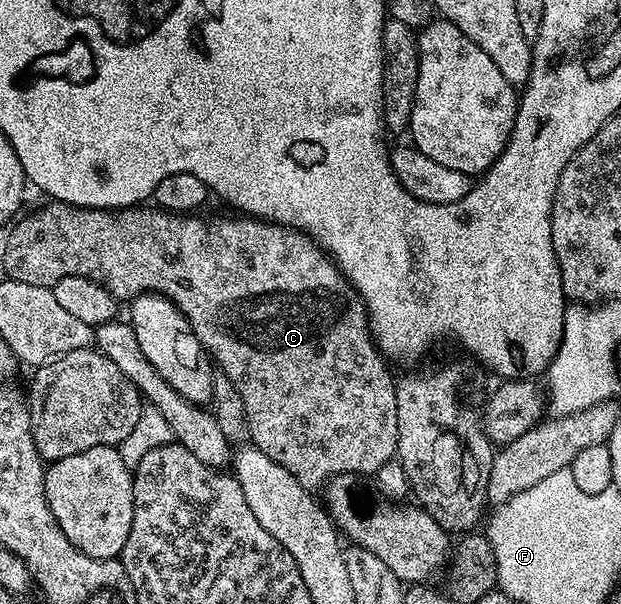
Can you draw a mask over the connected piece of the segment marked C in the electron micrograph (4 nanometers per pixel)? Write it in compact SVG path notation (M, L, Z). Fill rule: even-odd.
M170 211L158 212L158 225L164 225L164 233L168 231L168 227L172 227L170 231L174 235L170 235L170 239L176 239L170 241L168 249L172 257L168 263L164 263L164 275L158 279L158 283L154 283L153 291L149 287L136 287L136 291L132 291L132 300L140 295L161 295L181 311L192 326L192 332L208 352L211 362L218 368L219 374L226 376L242 396L242 405L246 405L246 417L250 420L251 446L266 453L270 461L282 465L286 473L296 478L298 485L316 489L319 483L320 486L327 484L329 479L334 479L337 475L375 476L376 472L382 469L382 465L393 462L396 454L398 405L396 383L384 364L385 356L376 346L371 330L368 330L368 311L364 308L364 301L359 293L350 286L347 279L341 277L339 268L320 246L301 231L293 231L267 221L257 221L251 217L240 217L237 223L232 219L224 219L221 223L208 224L196 218L200 217L192 213L173 215Z

